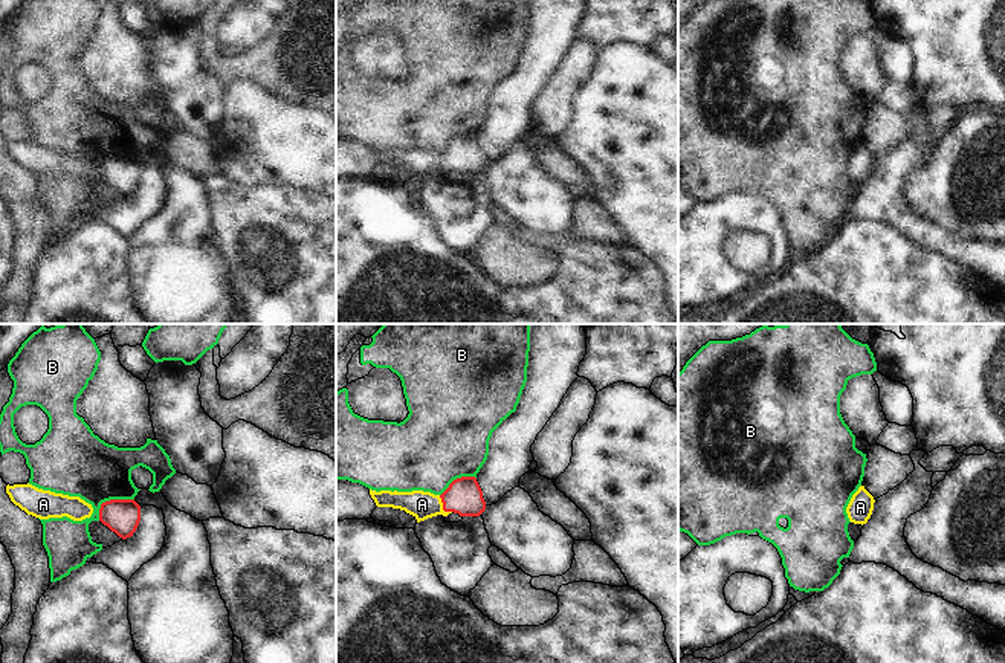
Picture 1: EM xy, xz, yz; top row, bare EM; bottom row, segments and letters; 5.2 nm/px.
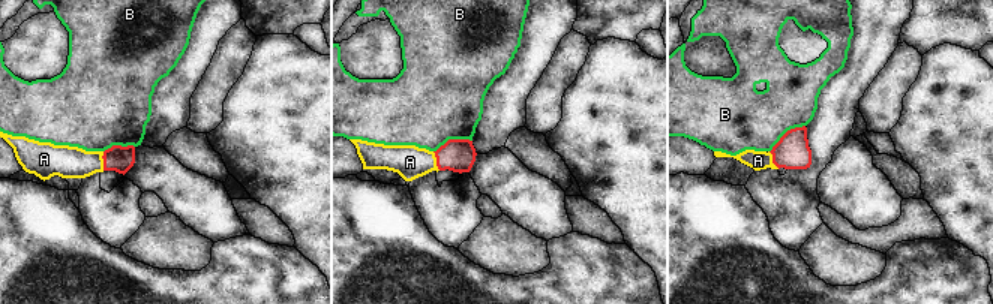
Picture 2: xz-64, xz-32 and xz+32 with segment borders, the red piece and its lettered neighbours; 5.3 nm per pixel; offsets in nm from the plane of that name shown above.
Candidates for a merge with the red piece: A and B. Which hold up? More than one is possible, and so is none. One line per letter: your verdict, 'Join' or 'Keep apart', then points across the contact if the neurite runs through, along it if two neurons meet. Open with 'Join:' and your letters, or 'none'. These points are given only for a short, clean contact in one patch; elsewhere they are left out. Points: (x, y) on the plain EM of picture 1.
Join: A
A: Join. Path across: xz (465, 155), (454, 156), (443, 164), (422, 162)
B: Keep apart.

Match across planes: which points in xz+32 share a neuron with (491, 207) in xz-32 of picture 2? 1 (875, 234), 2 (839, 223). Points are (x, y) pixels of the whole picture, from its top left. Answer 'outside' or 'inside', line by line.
1: inside
2: inside

